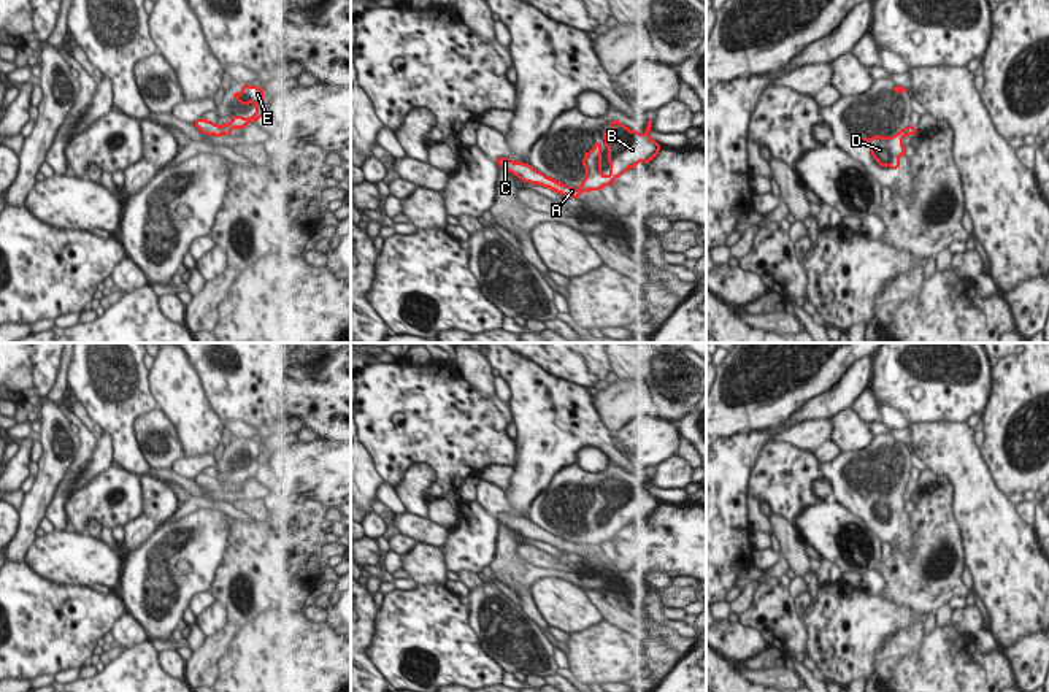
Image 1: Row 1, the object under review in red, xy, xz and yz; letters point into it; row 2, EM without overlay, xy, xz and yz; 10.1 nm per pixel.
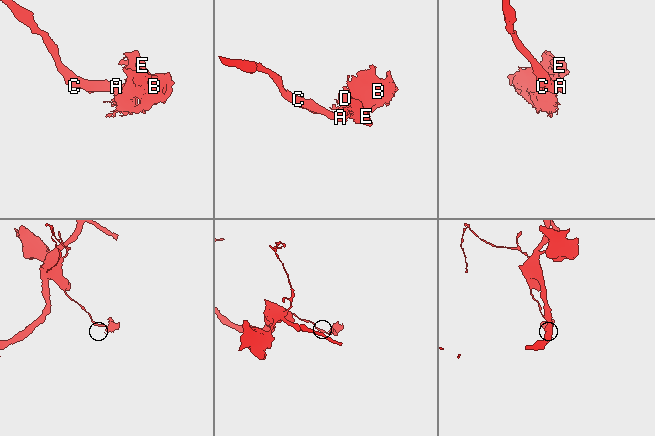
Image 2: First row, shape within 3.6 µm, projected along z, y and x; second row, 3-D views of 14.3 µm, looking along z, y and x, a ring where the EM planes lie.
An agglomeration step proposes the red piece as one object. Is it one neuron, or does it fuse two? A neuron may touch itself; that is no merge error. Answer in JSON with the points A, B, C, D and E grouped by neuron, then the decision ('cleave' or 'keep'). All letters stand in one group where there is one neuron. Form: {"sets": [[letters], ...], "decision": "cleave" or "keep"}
{"sets": [["A", "C"], ["B", "D", "E"]], "decision": "cleave"}

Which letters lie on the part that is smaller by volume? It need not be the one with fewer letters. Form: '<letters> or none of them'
B, D, E

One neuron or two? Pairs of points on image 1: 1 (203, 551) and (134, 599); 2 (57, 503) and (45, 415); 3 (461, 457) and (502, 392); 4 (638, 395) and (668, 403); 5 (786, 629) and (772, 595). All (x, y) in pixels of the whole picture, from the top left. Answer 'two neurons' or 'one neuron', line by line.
1: one neuron
2: two neurons
3: two neurons
4: two neurons
5: one neuron

